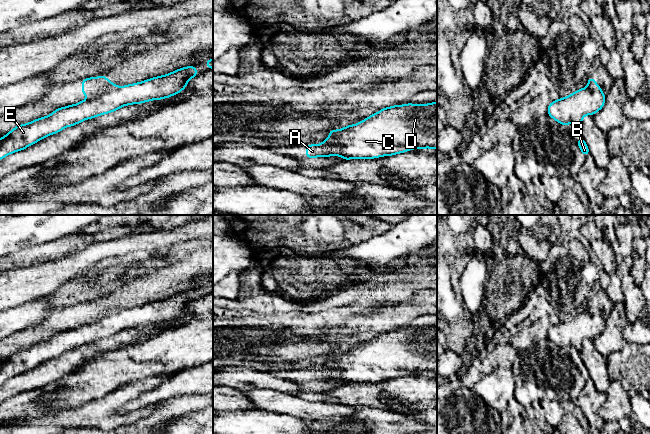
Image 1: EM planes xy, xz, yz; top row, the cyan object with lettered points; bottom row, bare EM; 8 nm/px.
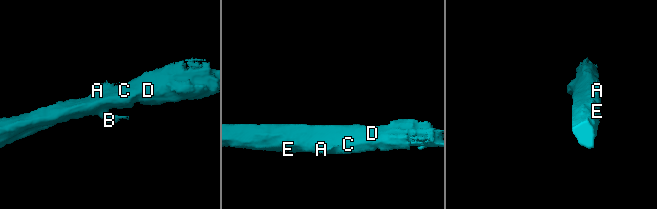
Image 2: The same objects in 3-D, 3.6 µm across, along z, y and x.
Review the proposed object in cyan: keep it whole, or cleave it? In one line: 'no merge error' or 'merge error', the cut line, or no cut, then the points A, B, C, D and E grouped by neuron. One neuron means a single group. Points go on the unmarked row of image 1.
merge error | xy (119, 311), (88, 323) | A / B C D E

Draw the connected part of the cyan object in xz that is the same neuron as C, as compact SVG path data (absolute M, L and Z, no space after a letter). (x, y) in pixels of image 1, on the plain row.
M437 326L430 328L404 328L381 333L370 339L363 345L348 349L340 354L330 354L329 361L322 367L334 369L339 372L336 377L345 384L349 383L373 383L382 380L391 380L415 372L437 372Z

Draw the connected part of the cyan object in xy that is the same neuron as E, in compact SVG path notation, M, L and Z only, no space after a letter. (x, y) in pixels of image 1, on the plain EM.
M194 289L184 291L166 299L119 311L77 328L58 332L49 340L18 349L0 362L0 384L84 344L114 336L126 329L161 324L179 318L197 298Z

